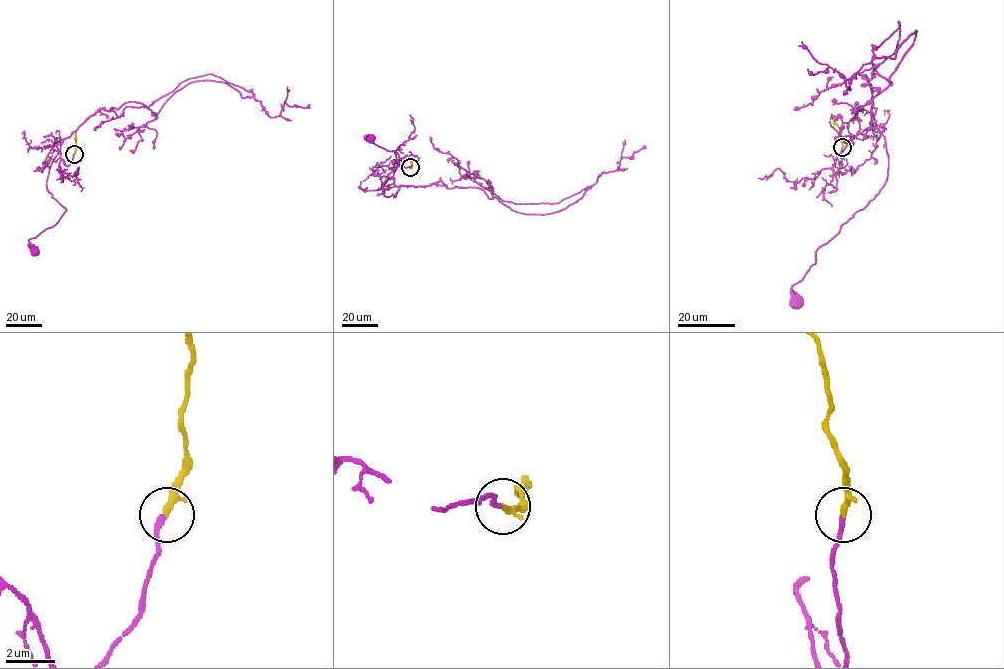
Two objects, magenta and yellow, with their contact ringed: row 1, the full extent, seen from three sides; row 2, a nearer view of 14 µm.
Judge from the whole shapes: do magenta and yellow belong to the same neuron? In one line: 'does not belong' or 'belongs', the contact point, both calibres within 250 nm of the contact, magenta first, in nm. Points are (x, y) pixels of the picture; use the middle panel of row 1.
belongs; at (410, 167); 200 nm thick on the magenta side, 280 nm on the other

